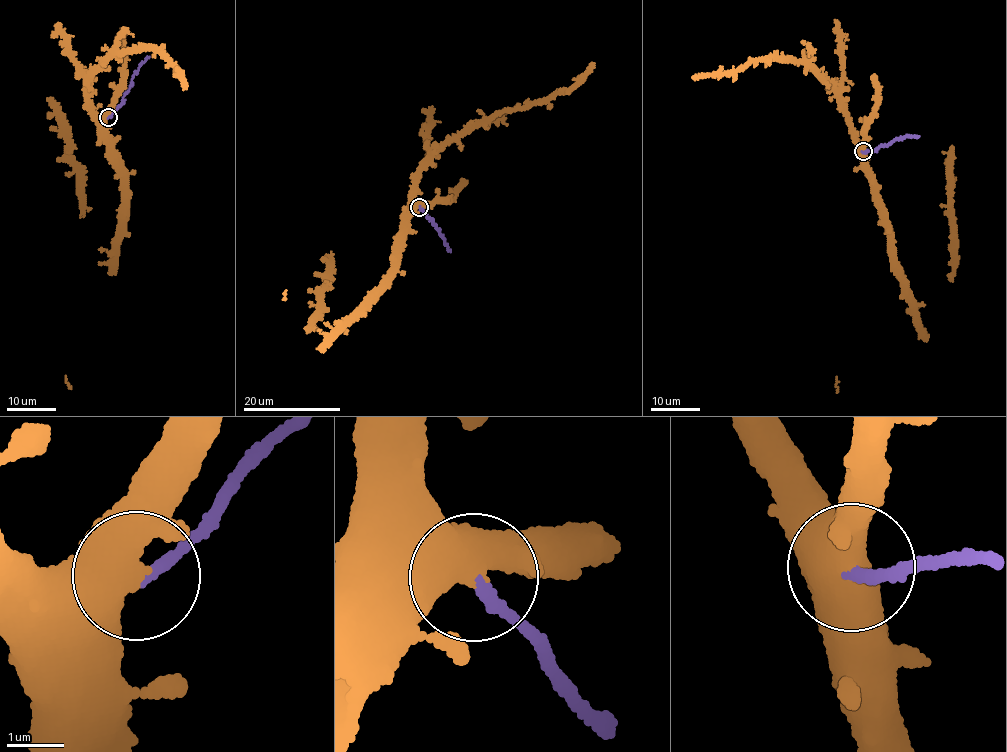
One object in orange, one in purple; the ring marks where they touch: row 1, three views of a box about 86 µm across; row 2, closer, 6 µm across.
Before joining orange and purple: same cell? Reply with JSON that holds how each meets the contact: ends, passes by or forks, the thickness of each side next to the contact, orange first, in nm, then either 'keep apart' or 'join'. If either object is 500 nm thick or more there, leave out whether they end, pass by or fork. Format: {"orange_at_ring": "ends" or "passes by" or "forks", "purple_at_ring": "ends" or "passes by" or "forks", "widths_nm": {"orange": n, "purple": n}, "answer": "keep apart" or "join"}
{"widths_nm": {"orange": 500, "purple": 190}, "answer": "keep apart"}

